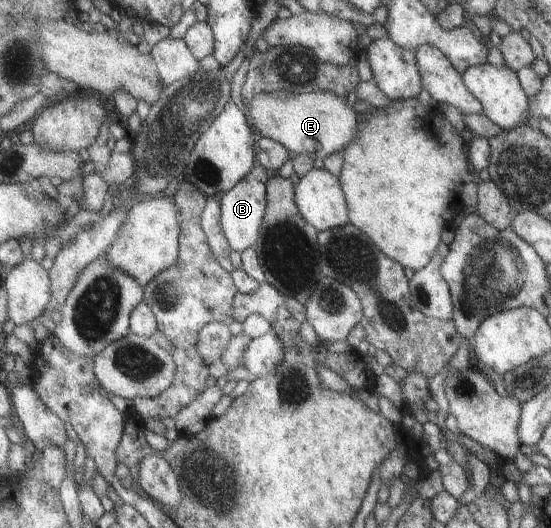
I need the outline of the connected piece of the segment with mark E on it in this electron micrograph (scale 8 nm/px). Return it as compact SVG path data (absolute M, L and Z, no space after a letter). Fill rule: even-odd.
M260 92L254 94L248 102L247 116L259 136L279 142L292 156L310 154L312 158L325 159L334 152L342 152L348 144L352 144L358 136L358 113L346 102L344 96L332 92Z

